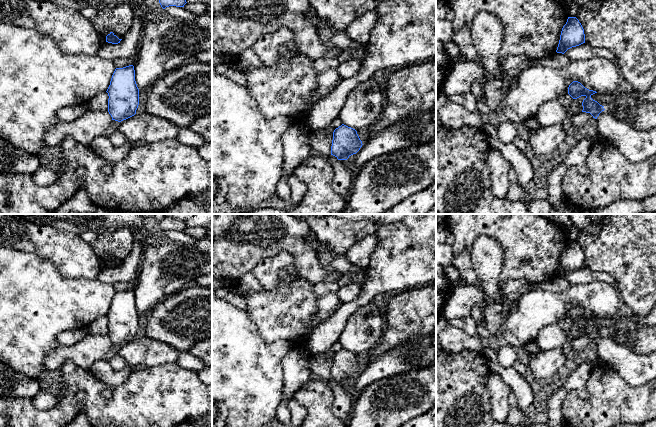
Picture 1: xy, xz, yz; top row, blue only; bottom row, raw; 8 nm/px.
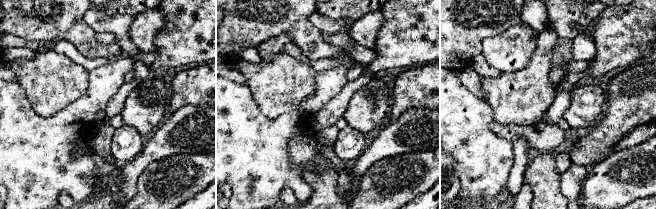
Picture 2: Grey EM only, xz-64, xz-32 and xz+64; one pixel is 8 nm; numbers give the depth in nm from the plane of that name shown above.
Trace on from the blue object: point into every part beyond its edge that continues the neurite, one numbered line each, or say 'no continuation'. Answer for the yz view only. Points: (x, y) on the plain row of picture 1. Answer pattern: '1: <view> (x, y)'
1: yz (636, 369)

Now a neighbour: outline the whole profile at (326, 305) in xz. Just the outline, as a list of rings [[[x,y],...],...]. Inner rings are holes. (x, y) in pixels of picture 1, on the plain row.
[[[337,292],[317,296],[316,314],[312,321],[312,326],[316,328],[323,321],[331,317],[339,309],[342,303]]]

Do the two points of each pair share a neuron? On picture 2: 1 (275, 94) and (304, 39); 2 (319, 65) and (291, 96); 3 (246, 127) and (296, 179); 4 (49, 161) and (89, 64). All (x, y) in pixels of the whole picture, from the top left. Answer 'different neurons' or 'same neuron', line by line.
1: different neurons
2: different neurons
3: same neuron
4: different neurons

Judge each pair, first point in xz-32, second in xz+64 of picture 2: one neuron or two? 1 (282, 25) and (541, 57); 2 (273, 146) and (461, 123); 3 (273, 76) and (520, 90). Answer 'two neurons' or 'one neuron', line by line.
1: two neurons
2: one neuron
3: one neuron

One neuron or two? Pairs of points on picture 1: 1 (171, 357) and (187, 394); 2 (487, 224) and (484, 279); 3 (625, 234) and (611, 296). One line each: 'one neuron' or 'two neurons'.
1: two neurons
2: two neurons
3: two neurons

